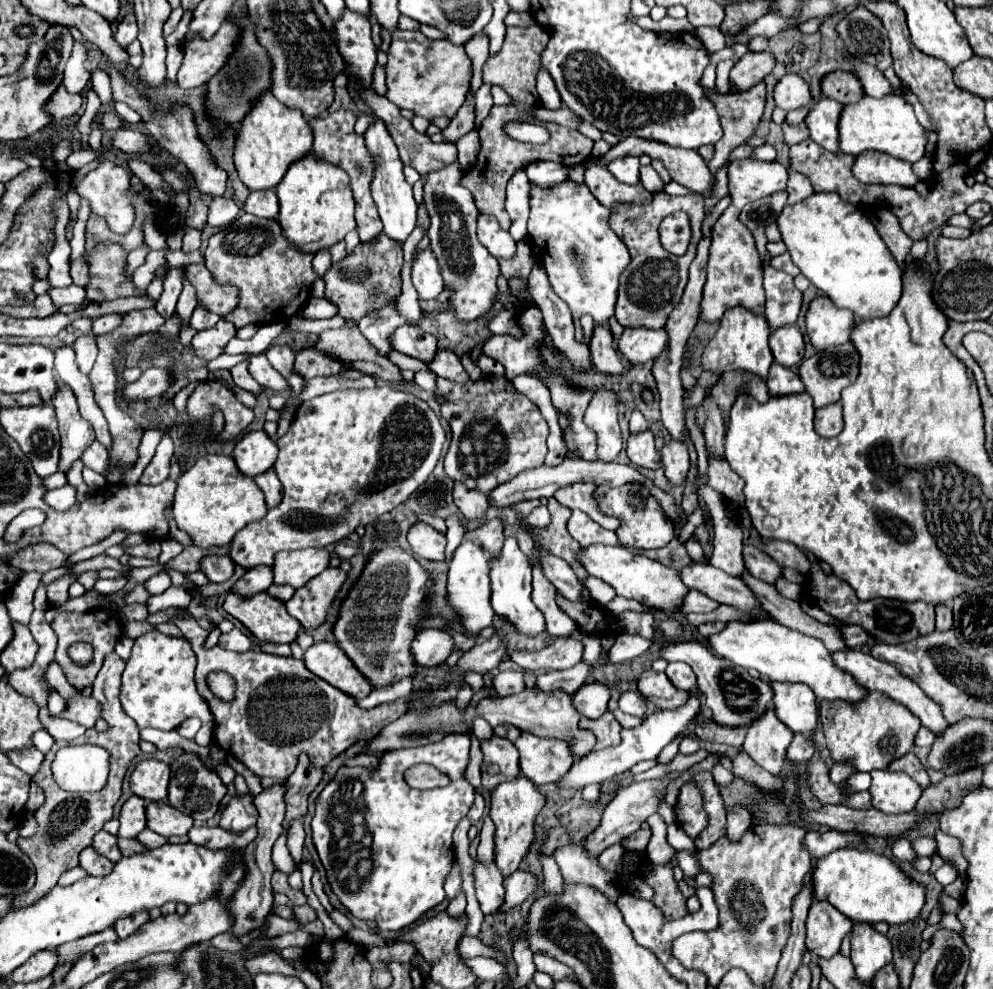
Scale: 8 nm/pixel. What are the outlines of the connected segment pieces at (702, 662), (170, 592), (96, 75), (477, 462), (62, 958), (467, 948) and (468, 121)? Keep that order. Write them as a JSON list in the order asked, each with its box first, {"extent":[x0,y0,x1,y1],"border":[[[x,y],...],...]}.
[{"extent":[662,642,772,726],"border":[[[664,642],[662,644],[664,660],[682,660],[686,662],[694,674],[698,676],[698,688],[704,694],[706,706],[712,710],[712,720],[722,726],[748,726],[754,718],[758,718],[772,704],[772,688],[768,682],[760,678],[752,678],[748,670],[728,662],[726,658],[714,656],[700,642]]]},{"extent":[148,586,190,612],"border":[[[170,586],[166,592],[162,592],[160,596],[152,596],[148,600],[148,612],[158,612],[158,610],[166,610],[172,606],[188,606],[190,604],[190,596],[188,592],[184,592],[184,588],[176,588]]]},{"extent":[91,68,113,104],"border":[[[96,68],[91,71],[91,84],[103,104],[113,102],[109,76]]]},{"extent":[436,376,548,494],"border":[[[436,376],[436,394],[442,394],[440,412],[452,428],[452,444],[444,458],[450,478],[490,494],[516,474],[542,466],[546,458],[548,424],[540,408],[520,394],[504,376],[484,376],[464,384]]]},{"extent":[56,928,118,966],"border":[[[108,928],[108,930],[102,930],[98,934],[88,934],[88,936],[82,936],[74,942],[68,942],[64,946],[58,946],[56,948],[56,954],[58,954],[58,966],[64,966],[64,964],[74,964],[80,956],[88,954],[94,950],[94,946],[98,944],[104,944],[104,942],[112,942],[116,940],[118,934],[114,928]]]},{"extent":[458,936,504,962],"border":[[[462,936],[458,940],[458,954],[462,958],[474,958],[474,956],[488,956],[488,958],[494,958],[498,962],[504,962],[504,956],[500,952],[496,952],[494,948],[488,948],[484,946],[478,938],[472,938],[472,936]]]},{"extent":[442,92,474,142],"border":[[[468,92],[466,102],[458,110],[458,114],[450,120],[448,128],[442,130],[442,134],[444,134],[446,142],[454,142],[460,136],[464,136],[466,132],[470,132],[472,128],[474,128],[474,96]]]}]

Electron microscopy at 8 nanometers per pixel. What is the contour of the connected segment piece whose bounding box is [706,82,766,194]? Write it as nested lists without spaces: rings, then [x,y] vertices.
[[[760,82],[756,84],[750,92],[734,92],[734,94],[728,95],[717,95],[714,93],[713,89],[706,88],[706,94],[714,102],[718,114],[720,114],[720,122],[722,122],[722,128],[724,128],[724,136],[722,140],[714,146],[714,156],[712,160],[708,162],[708,168],[712,172],[712,186],[708,188],[706,194],[712,194],[714,188],[716,188],[716,172],[726,166],[730,162],[730,154],[734,148],[746,144],[752,136],[754,136],[754,130],[762,118],[762,112],[764,112],[764,102],[766,102],[766,84]]]

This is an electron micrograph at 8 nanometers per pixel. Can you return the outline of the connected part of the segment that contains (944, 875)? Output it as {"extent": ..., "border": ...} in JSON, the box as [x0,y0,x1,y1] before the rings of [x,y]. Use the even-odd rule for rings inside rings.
{"extent":[934,864,958,886],"border":[[[944,864],[944,866],[942,866],[942,868],[938,868],[938,870],[936,870],[936,874],[934,874],[934,878],[936,878],[942,886],[952,884],[952,882],[956,880],[956,876],[958,876],[958,872],[956,872],[950,864]]]}

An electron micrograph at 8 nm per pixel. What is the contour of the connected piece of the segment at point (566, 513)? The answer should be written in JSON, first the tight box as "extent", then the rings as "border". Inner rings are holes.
{"extent":[530,498,588,584],"border":[[[554,498],[548,500],[548,510],[550,510],[550,524],[546,528],[530,528],[530,532],[536,534],[534,538],[540,540],[540,544],[550,554],[566,560],[570,564],[570,568],[576,572],[580,584],[584,584],[588,574],[580,566],[580,562],[576,562],[576,550],[580,548],[580,544],[566,530],[566,522],[570,518],[570,510],[564,510],[564,506],[560,506]]]}

